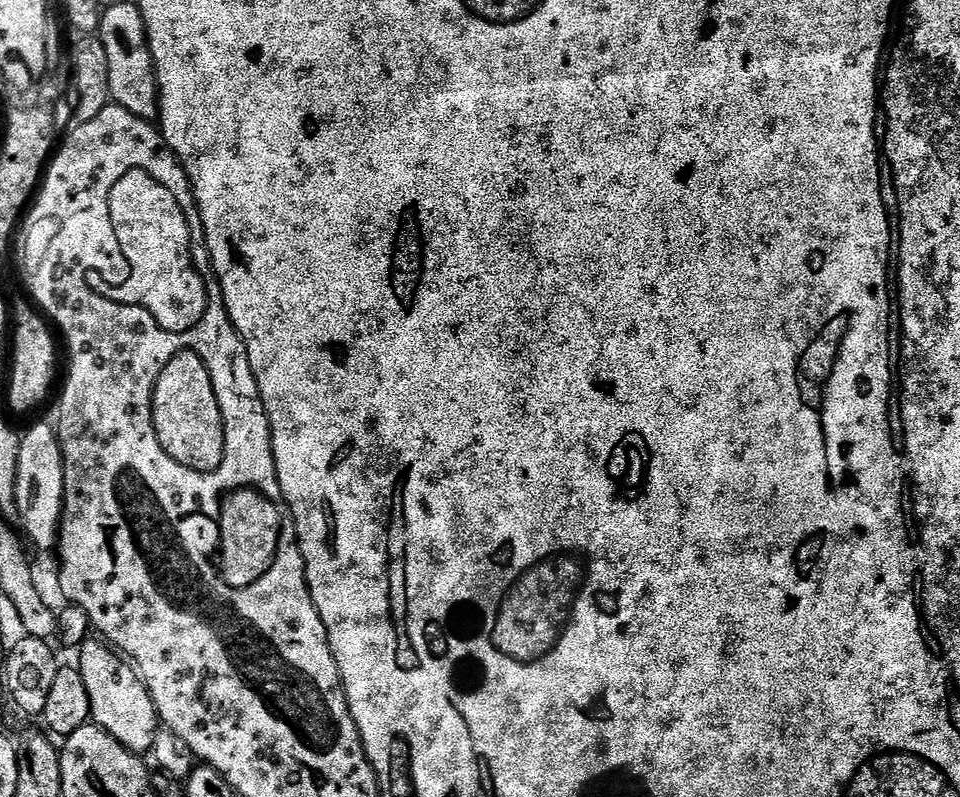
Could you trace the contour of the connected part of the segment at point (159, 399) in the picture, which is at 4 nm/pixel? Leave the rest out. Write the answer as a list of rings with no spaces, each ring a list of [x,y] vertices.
[[[192,348],[182,350],[164,367],[156,383],[152,418],[155,432],[159,436],[159,443],[172,459],[194,471],[213,472],[221,469],[225,463],[226,441],[224,439],[223,421],[220,416],[219,400],[212,386],[211,375],[206,371],[201,355],[195,352],[196,350]]]

